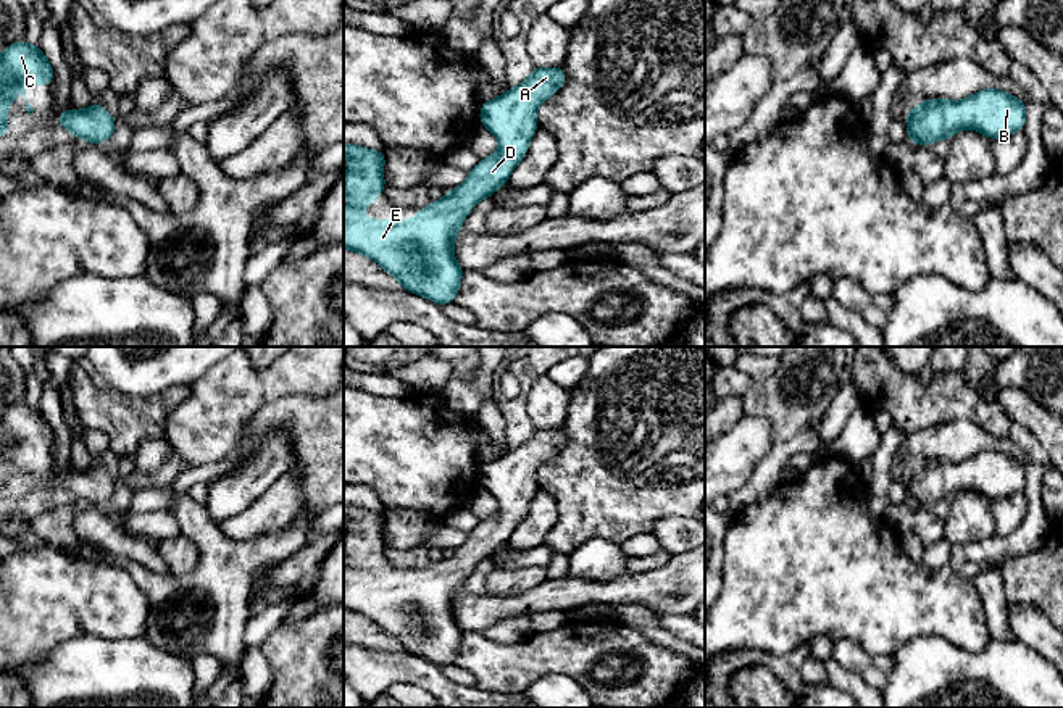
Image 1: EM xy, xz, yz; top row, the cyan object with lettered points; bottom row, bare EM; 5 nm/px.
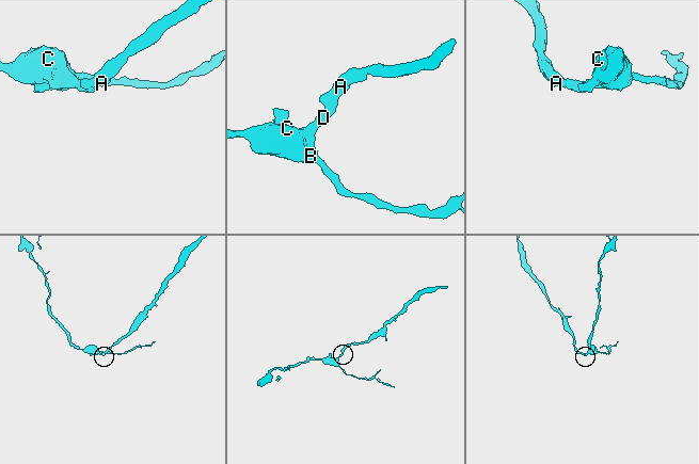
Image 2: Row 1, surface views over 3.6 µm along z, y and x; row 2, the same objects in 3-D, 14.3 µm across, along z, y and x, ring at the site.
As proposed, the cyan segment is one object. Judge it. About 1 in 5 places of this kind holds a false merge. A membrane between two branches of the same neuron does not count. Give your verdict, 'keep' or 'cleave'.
keep

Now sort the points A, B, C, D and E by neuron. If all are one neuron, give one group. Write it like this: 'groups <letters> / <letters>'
groups A B C D E

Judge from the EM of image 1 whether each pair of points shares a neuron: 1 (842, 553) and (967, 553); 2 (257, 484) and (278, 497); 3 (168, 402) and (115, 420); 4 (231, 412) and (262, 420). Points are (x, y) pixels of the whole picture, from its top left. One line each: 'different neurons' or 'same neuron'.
1: different neurons
2: different neurons
3: same neuron
4: different neurons

